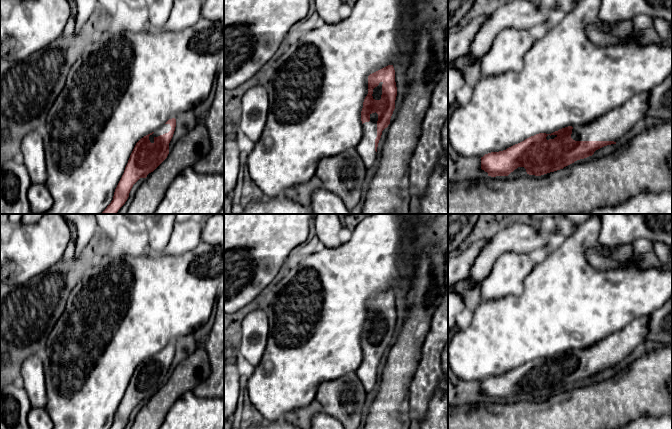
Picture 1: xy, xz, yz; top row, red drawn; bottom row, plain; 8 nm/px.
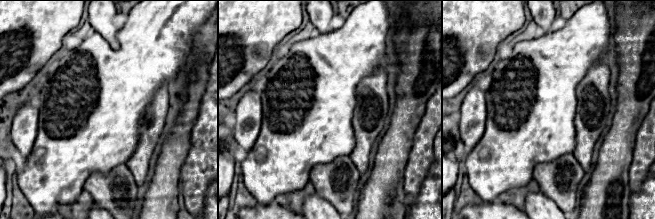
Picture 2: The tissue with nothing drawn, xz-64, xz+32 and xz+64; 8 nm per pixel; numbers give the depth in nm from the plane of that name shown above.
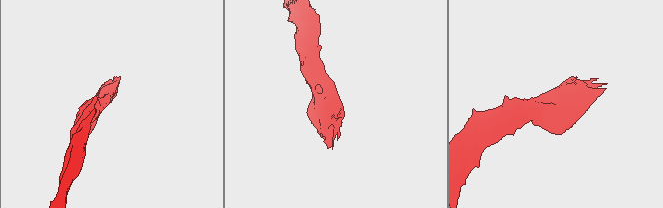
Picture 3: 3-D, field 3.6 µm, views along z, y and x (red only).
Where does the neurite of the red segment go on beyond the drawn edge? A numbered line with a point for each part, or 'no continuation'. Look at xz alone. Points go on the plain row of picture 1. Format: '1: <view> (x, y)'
1: xz (366, 372)

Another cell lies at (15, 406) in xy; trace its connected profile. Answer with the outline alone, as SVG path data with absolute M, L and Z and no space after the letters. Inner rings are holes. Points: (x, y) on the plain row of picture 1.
M7 384L0 398L0 429L30 429L28 415L31 409L24 387Z

